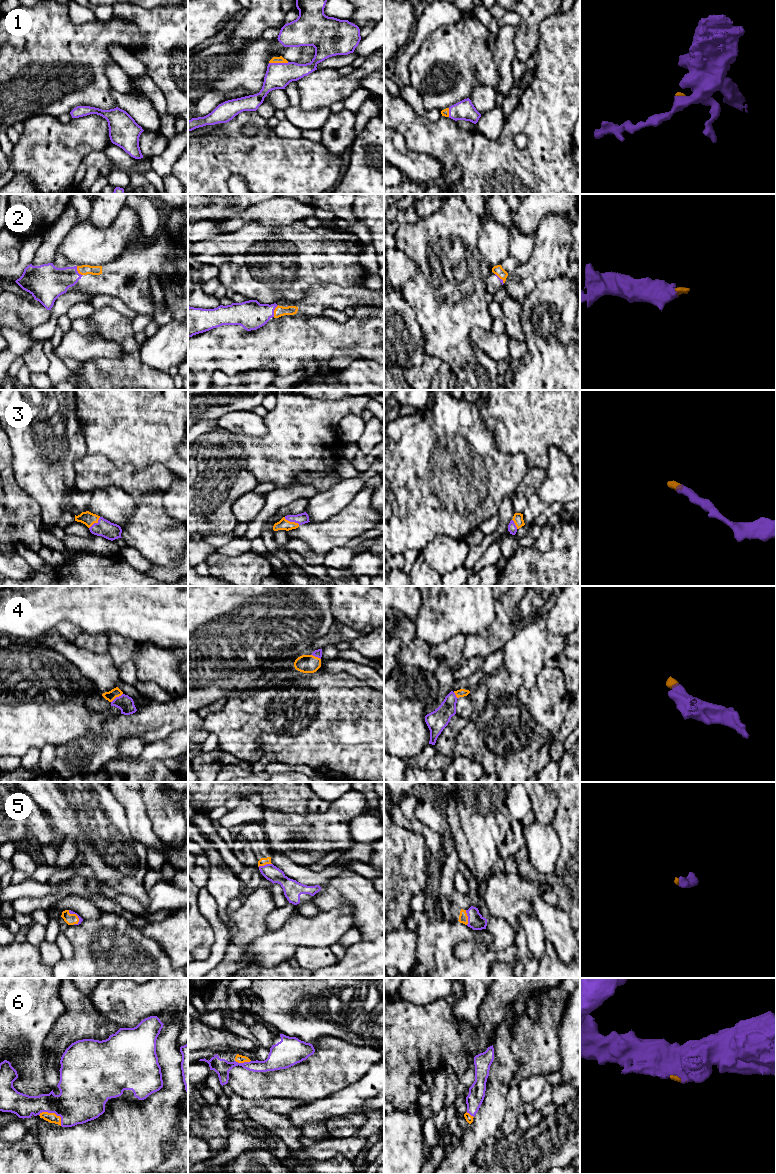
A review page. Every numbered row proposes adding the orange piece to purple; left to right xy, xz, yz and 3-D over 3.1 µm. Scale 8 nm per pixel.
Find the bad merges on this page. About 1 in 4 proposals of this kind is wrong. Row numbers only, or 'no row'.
no row

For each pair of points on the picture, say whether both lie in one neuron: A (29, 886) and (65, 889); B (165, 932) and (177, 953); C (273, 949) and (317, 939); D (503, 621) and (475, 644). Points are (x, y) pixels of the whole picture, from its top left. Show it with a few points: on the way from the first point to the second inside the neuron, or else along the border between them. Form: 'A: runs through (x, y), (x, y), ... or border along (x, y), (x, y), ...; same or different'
A: border along (59, 884), (59, 891), (56, 894), (37, 897); different
B: runs through (170, 937), (177, 944), (177, 948); same
C: runs through (284, 942), (287, 939), (306, 939); same
D: runs through (496, 628), (482, 644); same

